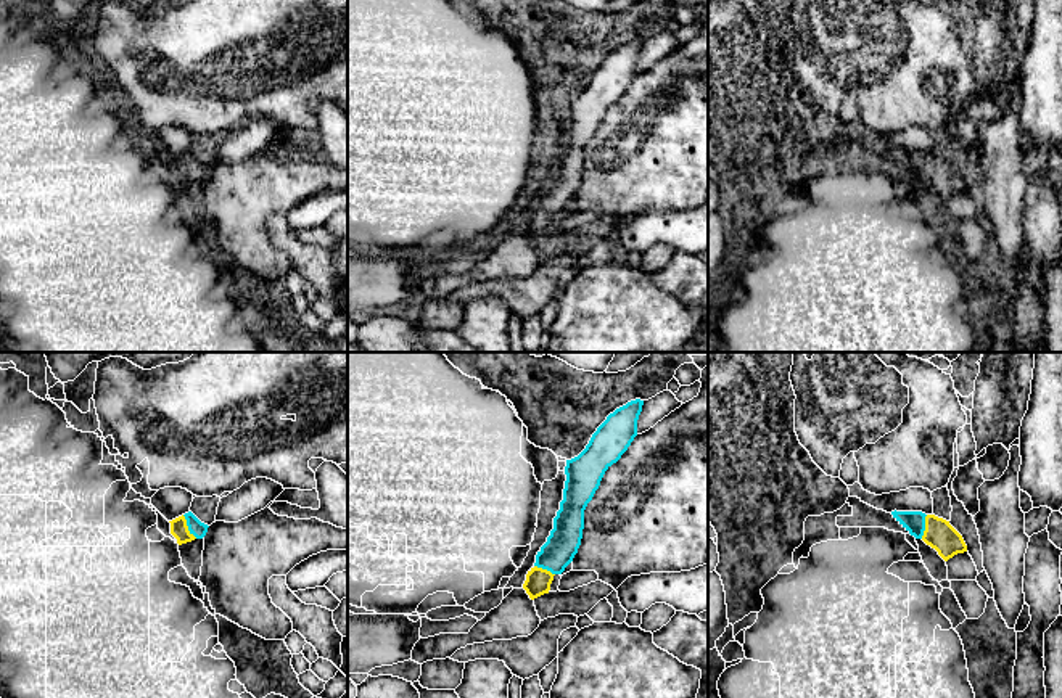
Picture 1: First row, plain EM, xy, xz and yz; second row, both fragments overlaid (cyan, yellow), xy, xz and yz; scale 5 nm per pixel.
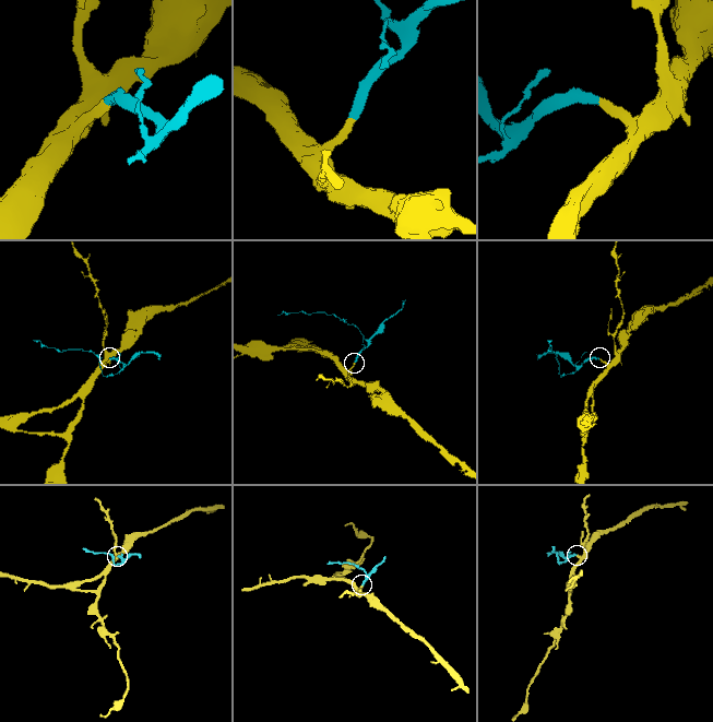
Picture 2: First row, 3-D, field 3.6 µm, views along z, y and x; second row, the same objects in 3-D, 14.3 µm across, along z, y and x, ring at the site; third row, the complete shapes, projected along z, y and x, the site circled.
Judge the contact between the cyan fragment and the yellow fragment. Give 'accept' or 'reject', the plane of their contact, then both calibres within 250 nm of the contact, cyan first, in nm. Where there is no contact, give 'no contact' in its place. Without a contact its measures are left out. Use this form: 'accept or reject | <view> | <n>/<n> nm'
accept | xy | 80/90 nm

